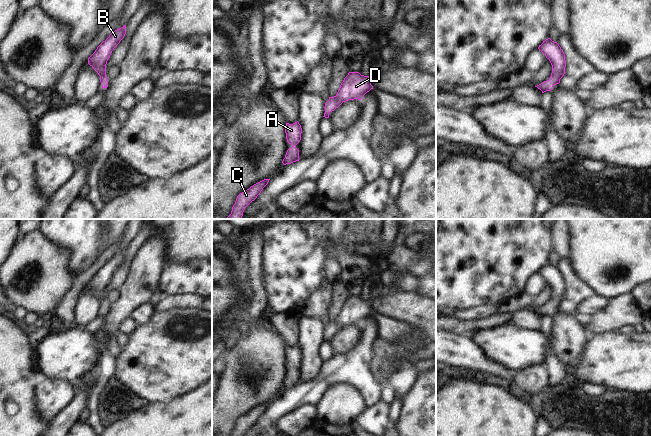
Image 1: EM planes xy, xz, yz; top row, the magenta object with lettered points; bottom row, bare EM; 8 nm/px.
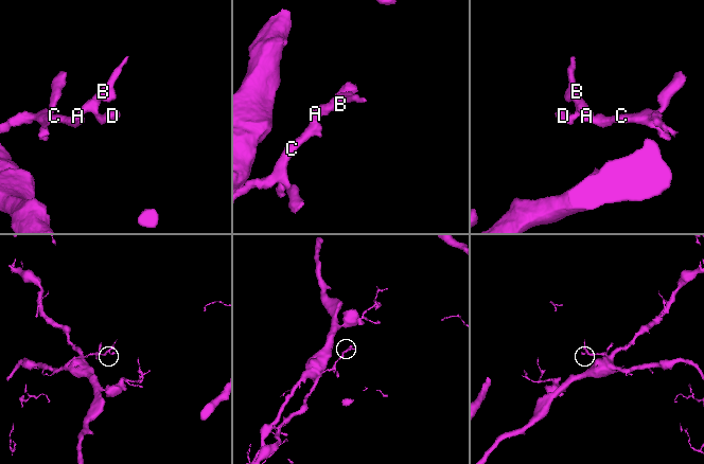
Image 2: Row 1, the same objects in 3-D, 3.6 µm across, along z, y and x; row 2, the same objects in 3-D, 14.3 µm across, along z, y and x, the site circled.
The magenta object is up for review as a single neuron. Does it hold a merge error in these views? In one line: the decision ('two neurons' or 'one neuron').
one neuron

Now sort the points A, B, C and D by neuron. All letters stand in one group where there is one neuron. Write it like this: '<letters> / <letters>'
A B C D

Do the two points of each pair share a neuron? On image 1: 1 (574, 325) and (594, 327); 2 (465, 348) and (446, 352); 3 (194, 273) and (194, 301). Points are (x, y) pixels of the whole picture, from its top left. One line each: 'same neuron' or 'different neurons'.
1: different neurons
2: same neuron
3: different neurons

